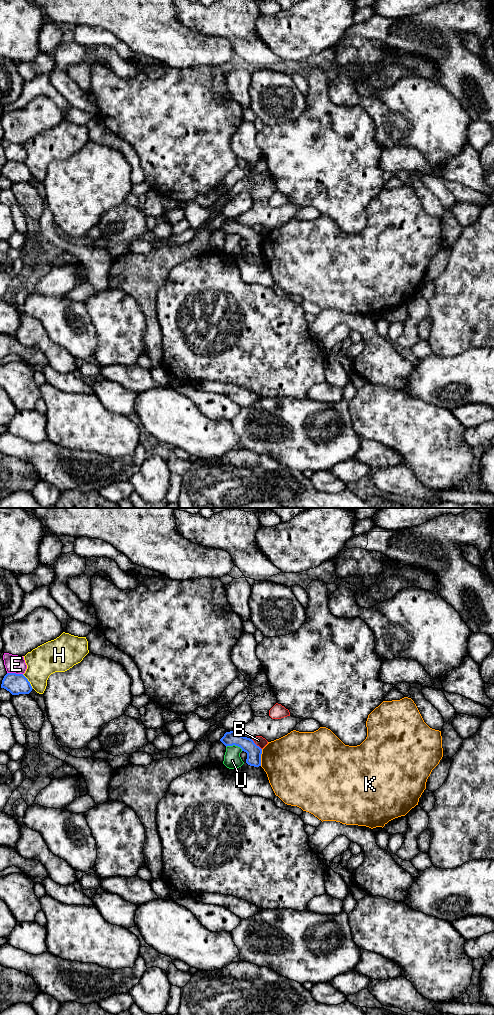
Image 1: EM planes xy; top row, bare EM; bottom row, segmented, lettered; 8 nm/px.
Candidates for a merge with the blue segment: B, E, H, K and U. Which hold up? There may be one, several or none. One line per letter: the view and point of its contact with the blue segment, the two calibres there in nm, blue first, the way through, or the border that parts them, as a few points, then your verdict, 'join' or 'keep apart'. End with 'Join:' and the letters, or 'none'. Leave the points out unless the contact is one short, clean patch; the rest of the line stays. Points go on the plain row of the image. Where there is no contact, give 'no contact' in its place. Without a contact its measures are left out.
B: xy (255, 232) | 120/80 nm | along xy (251, 227), (261, 237) | keep apart
E: xy (15, 161) | 170/140 nm | keep apart
H: xy (28, 169) | 170/260 nm | keep apart
K: xy (260, 245) | 120/420 nm | keep apart
U: xy (234, 232) | 120/140 nm | along xy (226, 234), (237, 233), (242, 238) | keep apart
Join: none

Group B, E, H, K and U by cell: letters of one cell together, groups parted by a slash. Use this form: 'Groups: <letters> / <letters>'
Groups: B / E / H / K / U

